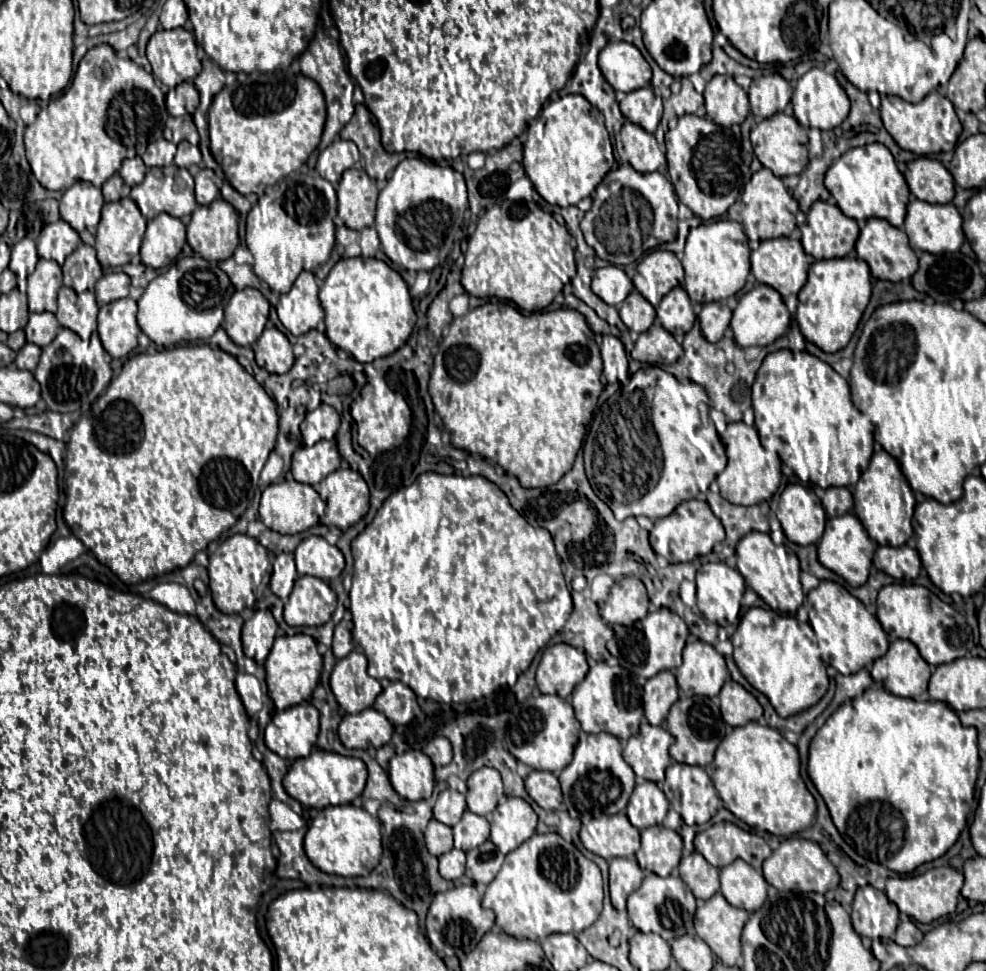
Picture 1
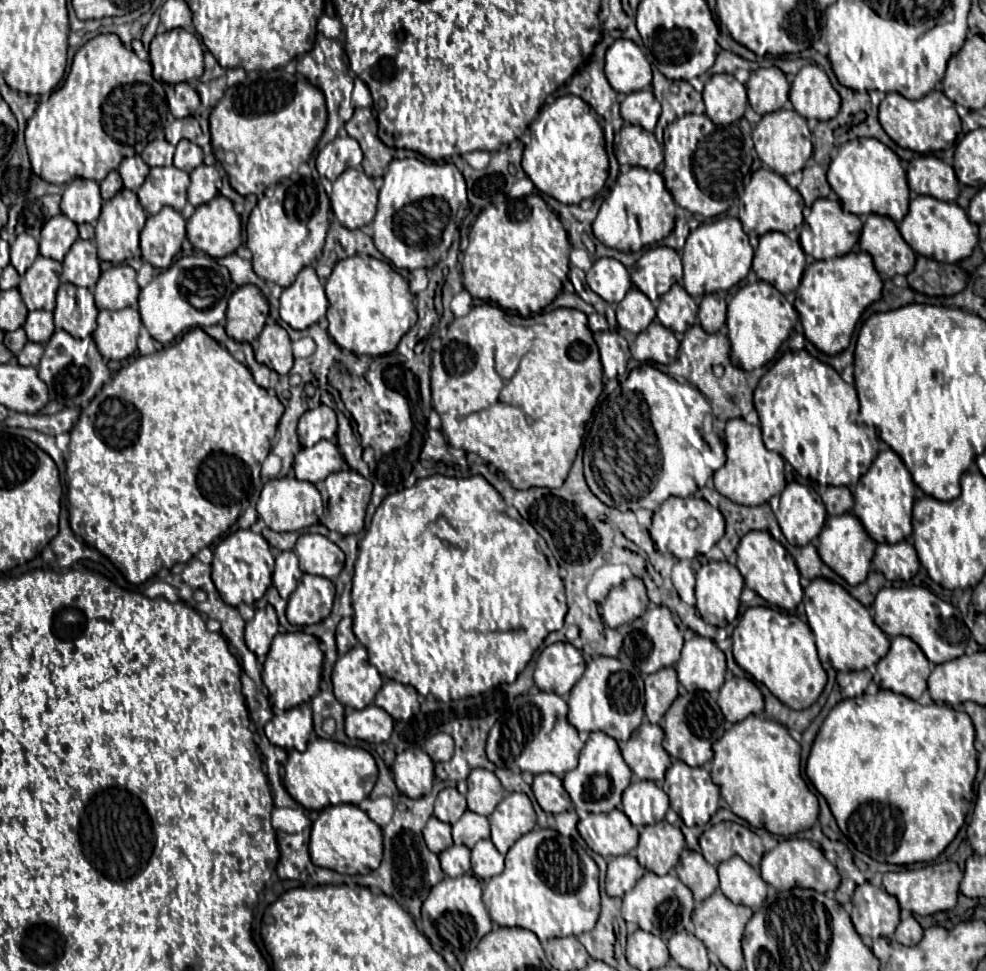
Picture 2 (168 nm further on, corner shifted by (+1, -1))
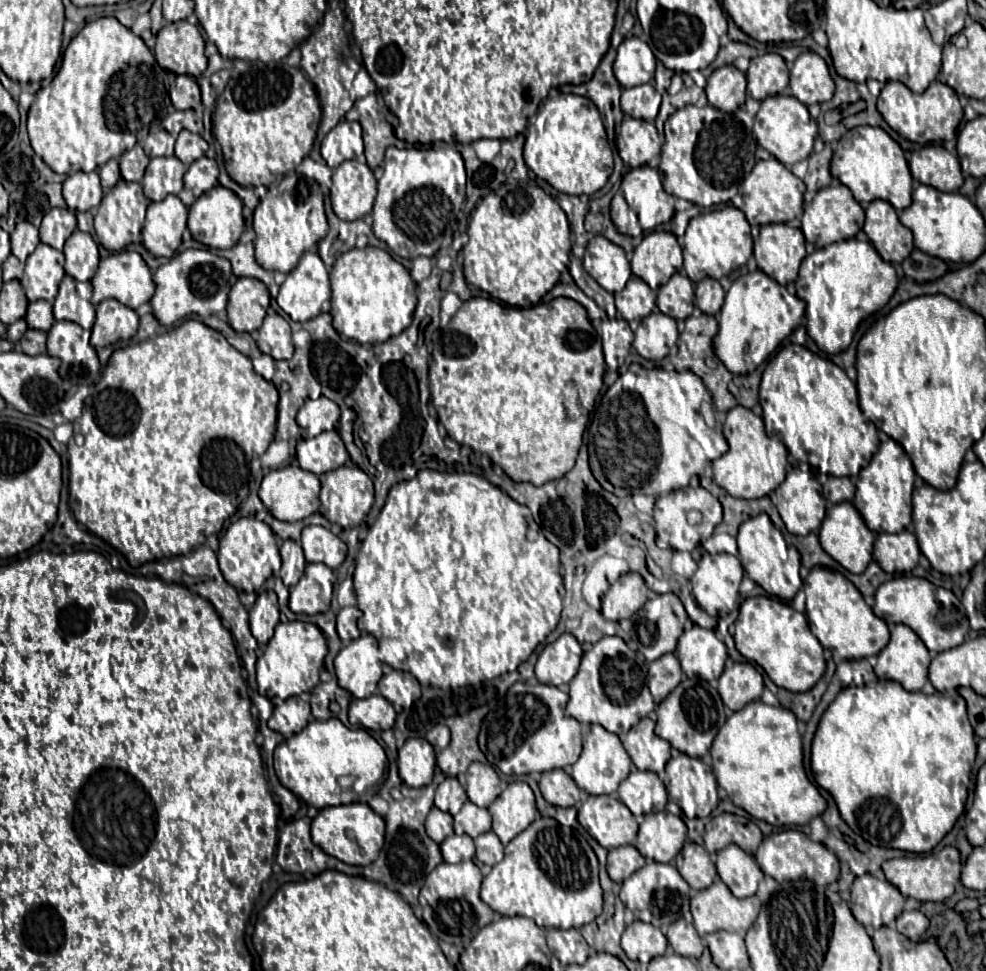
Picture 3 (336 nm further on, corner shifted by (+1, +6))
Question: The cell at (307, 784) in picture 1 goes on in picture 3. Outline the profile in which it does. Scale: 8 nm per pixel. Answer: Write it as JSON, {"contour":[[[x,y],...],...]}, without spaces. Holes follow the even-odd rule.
{"contour":[[[335,717],[327,721],[311,721],[301,733],[293,735],[275,749],[275,773],[283,787],[317,809],[353,801],[369,801],[383,783],[385,763],[387,757],[383,747],[365,729],[351,731]],[[349,775],[355,777],[355,783],[337,795],[337,779]]]}

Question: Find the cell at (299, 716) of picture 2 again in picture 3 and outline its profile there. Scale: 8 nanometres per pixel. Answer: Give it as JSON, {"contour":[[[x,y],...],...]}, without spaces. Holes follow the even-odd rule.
{"contour":[[[289,697],[281,703],[277,703],[269,727],[285,737],[291,737],[295,733],[301,733],[303,727],[311,721],[311,707],[301,697]]]}

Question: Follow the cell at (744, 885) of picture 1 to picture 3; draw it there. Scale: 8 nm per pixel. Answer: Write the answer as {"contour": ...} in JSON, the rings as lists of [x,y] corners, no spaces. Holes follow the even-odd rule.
{"contour":[[[729,845],[717,853],[717,873],[739,899],[755,895],[765,877],[753,855],[741,851],[737,845]]]}

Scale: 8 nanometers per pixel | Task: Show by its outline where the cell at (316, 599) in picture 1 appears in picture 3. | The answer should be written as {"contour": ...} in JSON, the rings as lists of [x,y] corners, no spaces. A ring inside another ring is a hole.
{"contour":[[[309,563],[305,567],[303,577],[295,587],[291,587],[289,595],[289,609],[293,613],[325,613],[331,605],[335,575],[323,563]]]}

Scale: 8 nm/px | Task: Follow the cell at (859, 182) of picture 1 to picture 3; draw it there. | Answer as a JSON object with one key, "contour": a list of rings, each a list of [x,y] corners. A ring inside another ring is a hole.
{"contour":[[[855,127],[849,129],[839,141],[831,159],[831,175],[839,179],[859,203],[871,203],[875,199],[889,201],[897,211],[903,211],[911,203],[913,179],[907,167],[903,149],[881,127]]]}

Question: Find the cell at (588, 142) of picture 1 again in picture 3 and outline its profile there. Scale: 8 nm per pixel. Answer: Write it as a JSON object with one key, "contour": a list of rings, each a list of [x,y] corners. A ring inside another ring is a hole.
{"contour":[[[561,93],[539,105],[537,115],[527,127],[523,155],[527,167],[539,179],[567,195],[591,195],[599,191],[613,171],[613,155],[595,103],[573,93]]]}

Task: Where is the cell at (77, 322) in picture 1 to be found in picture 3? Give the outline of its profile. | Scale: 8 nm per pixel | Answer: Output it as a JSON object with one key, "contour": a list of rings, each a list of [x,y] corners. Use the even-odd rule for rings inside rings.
{"contour":[[[65,275],[59,285],[59,295],[53,303],[56,321],[73,321],[83,329],[91,329],[95,323],[95,305],[91,303],[91,283],[75,281]]]}

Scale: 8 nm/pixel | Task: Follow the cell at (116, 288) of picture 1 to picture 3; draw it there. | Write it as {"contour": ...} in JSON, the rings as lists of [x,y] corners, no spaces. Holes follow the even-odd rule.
{"contour":[[[119,251],[119,253],[113,253],[113,255],[101,259],[99,269],[97,269],[95,277],[91,279],[91,285],[93,285],[93,299],[91,299],[93,305],[99,305],[103,299],[111,297],[131,309],[137,309],[139,305],[147,303],[155,293],[151,269],[141,259],[141,255],[135,251]]]}

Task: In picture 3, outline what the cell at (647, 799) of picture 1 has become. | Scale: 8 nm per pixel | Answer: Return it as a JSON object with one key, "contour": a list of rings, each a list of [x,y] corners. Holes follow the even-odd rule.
{"contour":[[[633,769],[619,785],[619,799],[639,819],[647,813],[663,811],[667,805],[667,791],[663,781],[651,771]]]}

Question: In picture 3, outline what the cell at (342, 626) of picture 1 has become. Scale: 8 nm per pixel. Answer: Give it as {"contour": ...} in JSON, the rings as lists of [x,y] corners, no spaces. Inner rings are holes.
{"contour":[[[343,607],[337,613],[337,633],[343,641],[343,645],[347,645],[349,641],[359,637],[359,629],[357,629],[357,619],[359,619],[359,609],[357,607]]]}

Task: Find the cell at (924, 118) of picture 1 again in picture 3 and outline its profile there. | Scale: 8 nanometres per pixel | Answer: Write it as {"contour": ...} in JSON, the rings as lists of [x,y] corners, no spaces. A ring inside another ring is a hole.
{"contour":[[[889,81],[881,89],[881,95],[877,99],[877,109],[893,131],[921,145],[955,139],[957,127],[963,119],[963,109],[961,109],[957,93],[941,81],[933,81],[923,93],[913,93],[899,81]]]}

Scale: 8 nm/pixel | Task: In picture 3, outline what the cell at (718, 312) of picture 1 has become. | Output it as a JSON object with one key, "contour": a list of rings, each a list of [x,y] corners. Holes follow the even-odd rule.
{"contour":[[[707,277],[707,279],[697,283],[697,287],[695,287],[695,303],[703,313],[717,315],[721,311],[721,307],[723,307],[723,301],[725,301],[725,291],[719,285],[719,281]]]}

